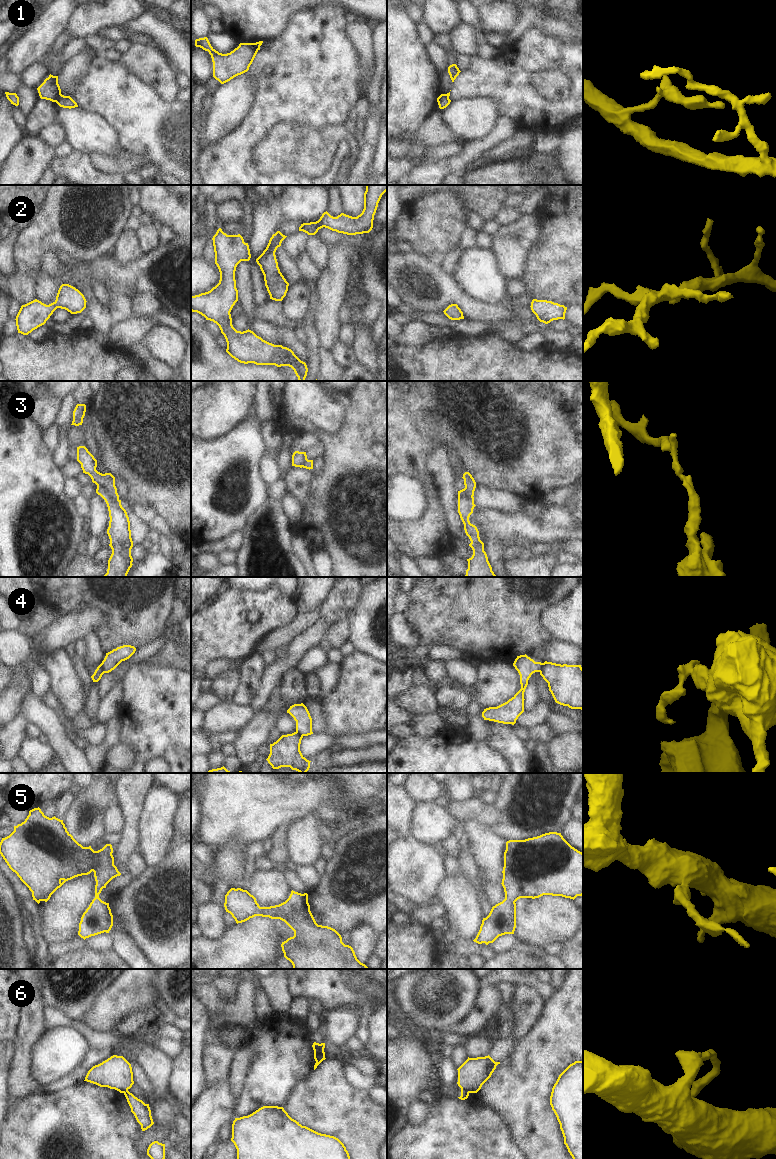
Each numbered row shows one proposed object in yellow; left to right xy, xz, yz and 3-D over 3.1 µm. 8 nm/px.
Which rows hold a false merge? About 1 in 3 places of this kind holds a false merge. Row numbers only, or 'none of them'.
1, 3, 4, 6

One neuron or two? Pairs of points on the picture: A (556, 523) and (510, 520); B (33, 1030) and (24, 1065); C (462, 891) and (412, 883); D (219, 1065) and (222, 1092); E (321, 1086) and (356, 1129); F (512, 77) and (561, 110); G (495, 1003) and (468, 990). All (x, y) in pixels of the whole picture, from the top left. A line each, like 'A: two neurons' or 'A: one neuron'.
A: one neuron
B: one neuron
C: two neurons
D: two neurons
E: one neuron
F: one neuron
G: two neurons

